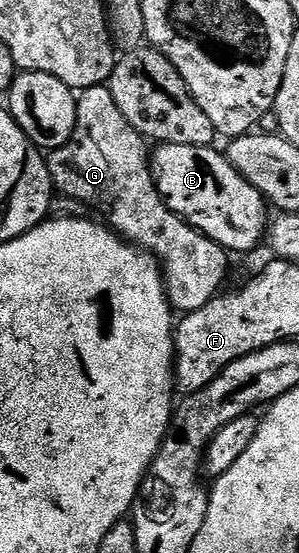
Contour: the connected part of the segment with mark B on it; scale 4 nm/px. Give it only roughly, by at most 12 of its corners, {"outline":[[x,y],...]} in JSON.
{"outline":[[216,146],[152,152],[161,197],[230,253],[253,251],[267,201]]}

